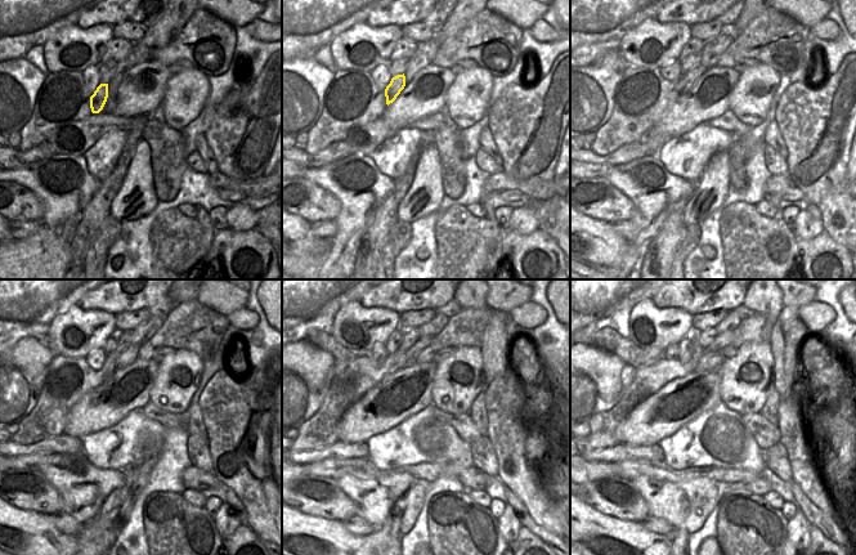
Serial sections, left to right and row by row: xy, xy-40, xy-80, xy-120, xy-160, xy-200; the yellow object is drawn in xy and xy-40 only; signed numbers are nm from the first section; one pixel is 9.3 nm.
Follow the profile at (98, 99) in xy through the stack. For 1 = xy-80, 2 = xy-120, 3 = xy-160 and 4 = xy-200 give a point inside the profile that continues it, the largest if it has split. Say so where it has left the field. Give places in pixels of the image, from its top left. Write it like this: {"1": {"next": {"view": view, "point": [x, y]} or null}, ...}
{"1": {"next": {"view": "xy-80", "point": [689, 79]}}, "2": {"next": {"view": "xy-120", "point": [130, 354]}}, "3": {"next": {"view": "xy-160", "point": [424, 341]}}, "4": {"next": {"view": "xy-200", "point": [724, 339]}}}

